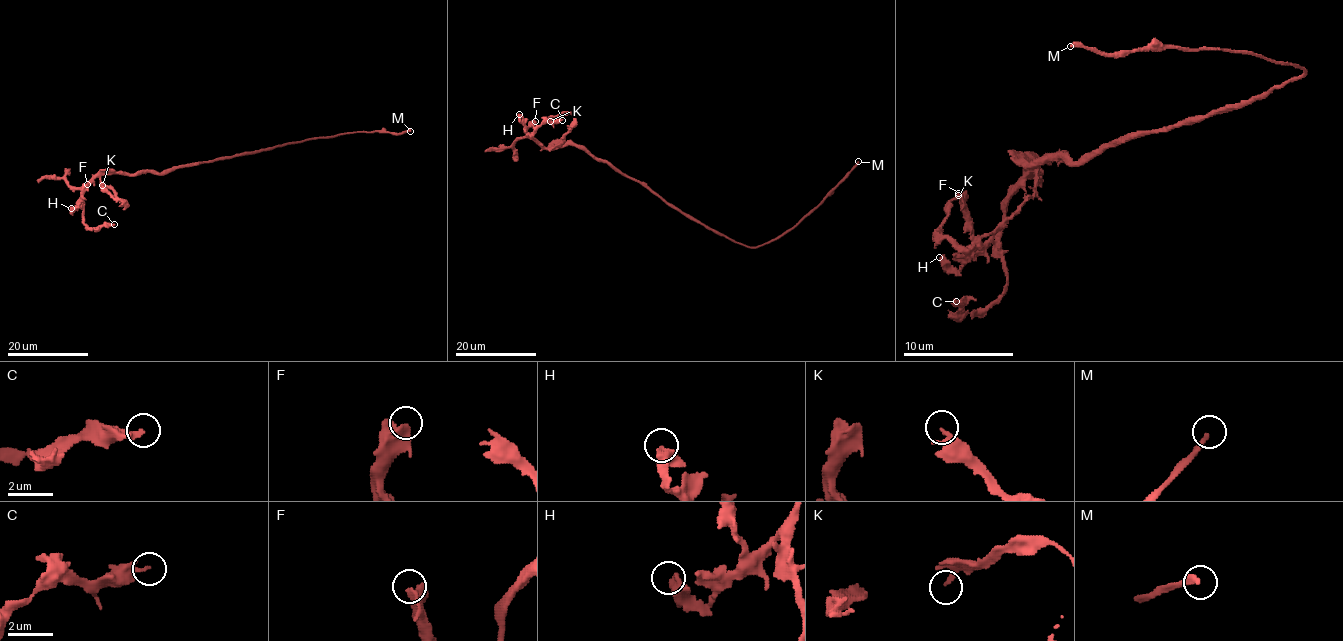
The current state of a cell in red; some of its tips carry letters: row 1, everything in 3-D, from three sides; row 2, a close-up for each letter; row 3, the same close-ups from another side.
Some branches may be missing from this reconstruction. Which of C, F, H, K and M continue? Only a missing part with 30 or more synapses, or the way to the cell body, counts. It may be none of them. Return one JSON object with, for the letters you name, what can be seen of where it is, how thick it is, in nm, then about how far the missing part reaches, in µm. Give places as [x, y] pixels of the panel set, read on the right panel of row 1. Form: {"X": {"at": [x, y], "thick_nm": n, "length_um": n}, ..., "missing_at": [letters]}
{"M": {"at": [1070, 46], "thick_nm": 240, "length_um": 120}, "missing_at": ["M"]}

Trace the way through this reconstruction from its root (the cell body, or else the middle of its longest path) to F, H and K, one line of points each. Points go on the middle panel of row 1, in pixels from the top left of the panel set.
F: (667, 204), (582, 149), (570, 144), (546, 149), (527, 133), (535, 121)
H: (667, 204), (582, 149), (570, 144), (546, 149), (527, 133), (519, 114)
K: (667, 204), (582, 149), (570, 144), (548, 149), (560, 143), (574, 118), (563, 113), (550, 121)

